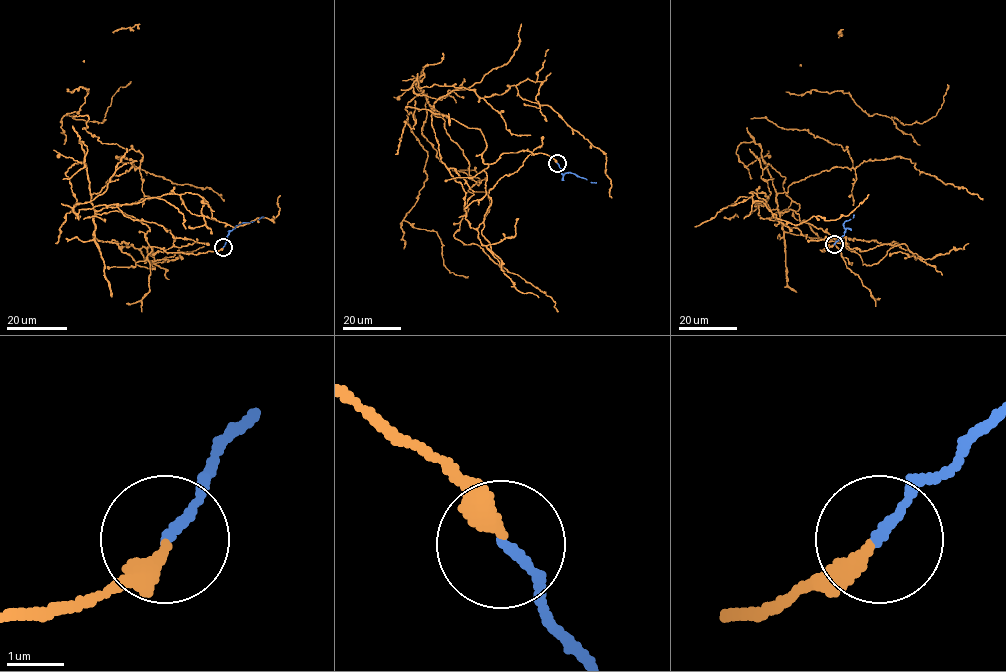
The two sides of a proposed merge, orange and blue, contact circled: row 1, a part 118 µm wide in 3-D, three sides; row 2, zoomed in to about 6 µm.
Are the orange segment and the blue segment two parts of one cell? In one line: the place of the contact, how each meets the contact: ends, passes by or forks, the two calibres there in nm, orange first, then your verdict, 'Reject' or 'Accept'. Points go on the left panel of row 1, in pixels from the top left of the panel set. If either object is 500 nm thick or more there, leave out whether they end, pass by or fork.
Place: (223, 247). At the ring orange ends. At the ring blue ends. Thickness 320 nm (orange) against 160 nm. Accept

